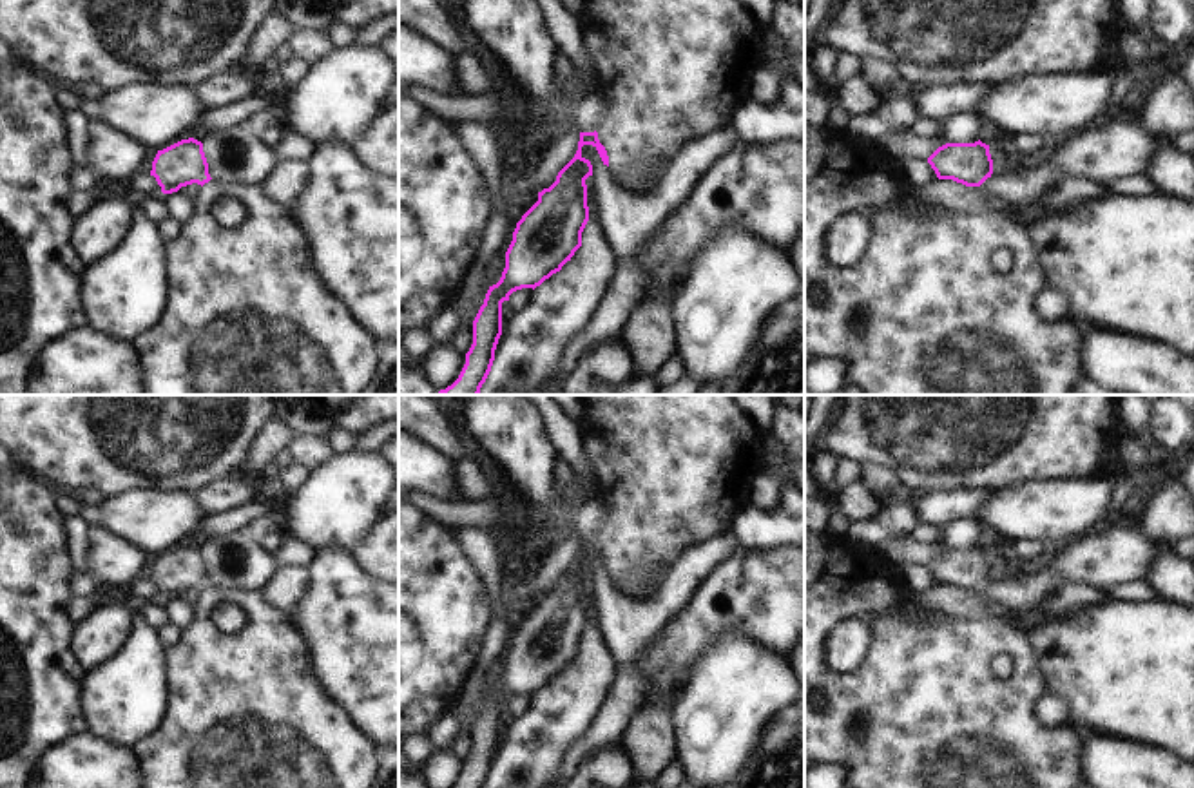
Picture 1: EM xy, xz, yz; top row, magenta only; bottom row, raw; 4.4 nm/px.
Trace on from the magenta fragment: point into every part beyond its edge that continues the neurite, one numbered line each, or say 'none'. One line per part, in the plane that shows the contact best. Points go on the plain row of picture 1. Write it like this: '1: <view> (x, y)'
none.

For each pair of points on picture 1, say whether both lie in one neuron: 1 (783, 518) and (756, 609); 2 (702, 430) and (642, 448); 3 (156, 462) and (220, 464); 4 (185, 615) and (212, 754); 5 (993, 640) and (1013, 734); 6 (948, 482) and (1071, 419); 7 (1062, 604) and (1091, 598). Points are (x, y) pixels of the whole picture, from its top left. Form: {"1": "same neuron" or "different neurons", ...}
{"1": "different neurons", "2": "same neuron", "3": "same neuron", "4": "different neurons", "5": "same neuron", "6": "same neuron", "7": "same neuron"}

